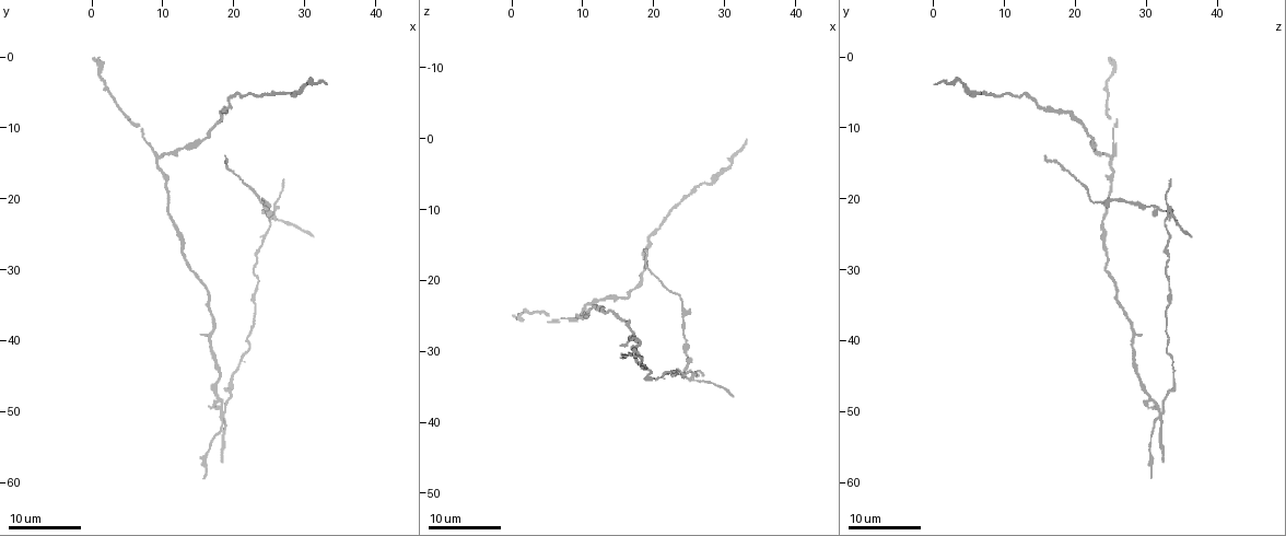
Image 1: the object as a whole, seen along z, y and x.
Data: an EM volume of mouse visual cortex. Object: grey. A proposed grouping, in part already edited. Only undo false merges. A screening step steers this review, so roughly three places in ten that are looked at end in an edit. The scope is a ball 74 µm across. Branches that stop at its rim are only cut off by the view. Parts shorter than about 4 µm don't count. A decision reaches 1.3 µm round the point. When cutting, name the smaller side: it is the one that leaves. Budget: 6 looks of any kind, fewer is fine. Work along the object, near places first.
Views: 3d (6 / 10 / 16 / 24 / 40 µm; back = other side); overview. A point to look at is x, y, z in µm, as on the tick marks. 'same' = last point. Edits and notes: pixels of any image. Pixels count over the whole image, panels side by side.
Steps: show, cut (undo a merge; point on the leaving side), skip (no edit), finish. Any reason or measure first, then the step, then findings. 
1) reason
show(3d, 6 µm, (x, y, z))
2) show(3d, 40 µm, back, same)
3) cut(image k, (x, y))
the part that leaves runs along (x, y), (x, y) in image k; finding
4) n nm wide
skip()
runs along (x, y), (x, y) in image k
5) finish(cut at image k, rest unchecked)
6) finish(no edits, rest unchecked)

branch point
show(3d, 24 µm, (17.0, 39.5, 28.0))

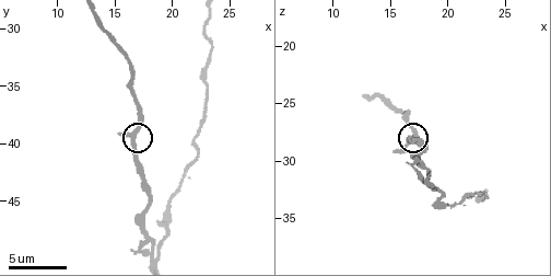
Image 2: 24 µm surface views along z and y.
show(3d, 10 µm, same)

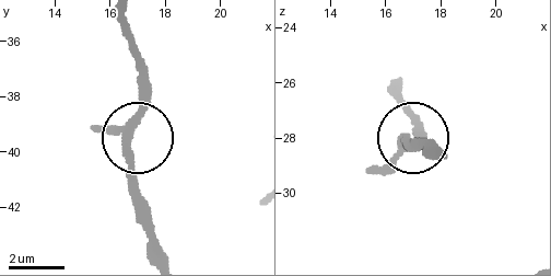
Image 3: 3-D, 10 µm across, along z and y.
3 arms
skip()
runs along (131, 130), (138, 218) in image 3; one cell here

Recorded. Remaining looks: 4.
four-way junction
show(3d, 16 µm, (18.5, 50.5, 32.0))

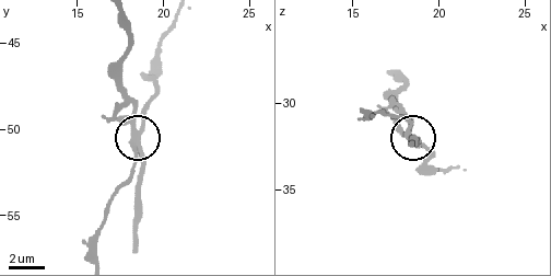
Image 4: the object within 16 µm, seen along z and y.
show(3d, 10 µm, same)

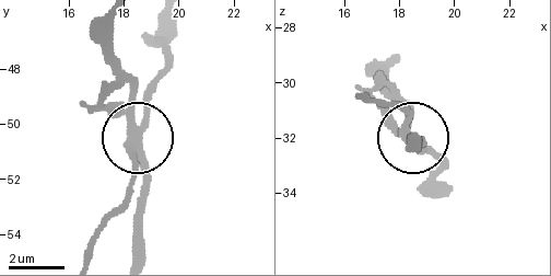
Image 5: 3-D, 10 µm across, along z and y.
4 arms
cut(image 5, (148, 102))
the part that leaves runs along (132, 140), (149, 87), (165, 65), (174, 23) in image 5; two cells meet here

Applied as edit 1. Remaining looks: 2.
redraw
show(overview)

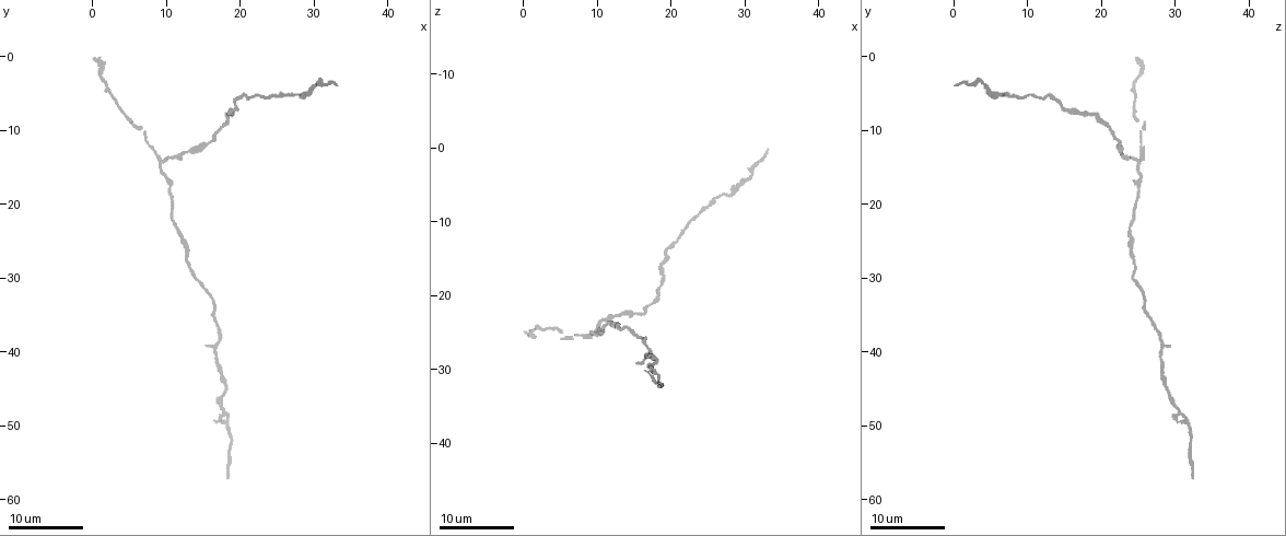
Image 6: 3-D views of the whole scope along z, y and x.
a fork
show(3d, 16 µm, (9.5, 14.0, 25.0))

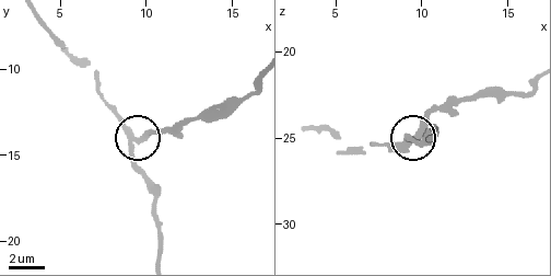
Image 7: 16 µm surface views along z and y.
3 arms
cut(image 7, (144, 134))
the part that leaves runs along (130, 135), (139, 137), (227, 115), (257, 85) in image 7; a second cell is stuck on

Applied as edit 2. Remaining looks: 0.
finish(cut at image 5, cut at image 7, rest unchecked)

